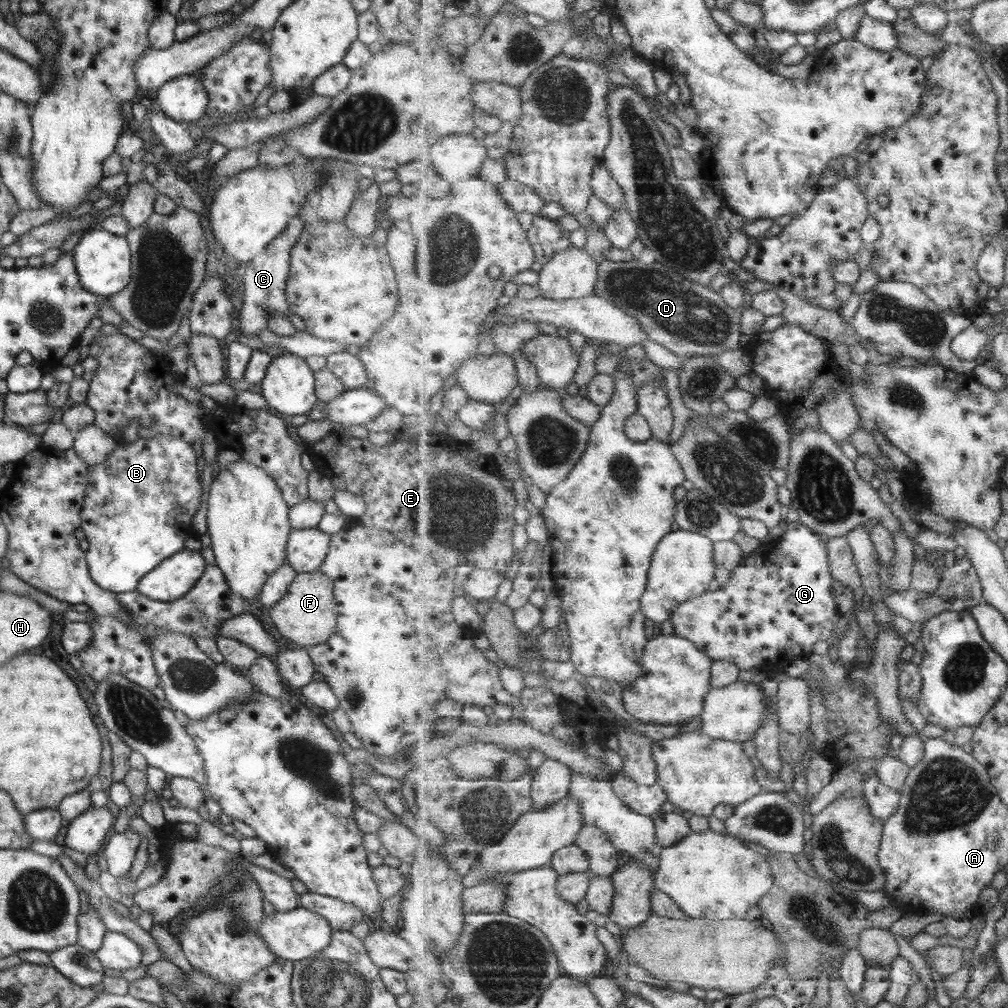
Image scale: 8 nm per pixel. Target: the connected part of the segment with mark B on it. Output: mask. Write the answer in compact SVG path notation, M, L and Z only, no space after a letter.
M154 434L153 438L139 438L129 445L118 443L103 462L89 467L79 516L80 528L89 543L85 551L88 574L97 587L115 595L135 591L145 574L165 558L183 550L186 537L196 535L191 526L201 491L195 467L196 450L179 438Z

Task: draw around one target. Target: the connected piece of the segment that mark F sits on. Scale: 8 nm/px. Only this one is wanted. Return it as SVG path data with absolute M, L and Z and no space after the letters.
M319 570L296 574L285 596L267 610L277 632L303 648L323 644L333 634L336 622L332 589L333 582Z

